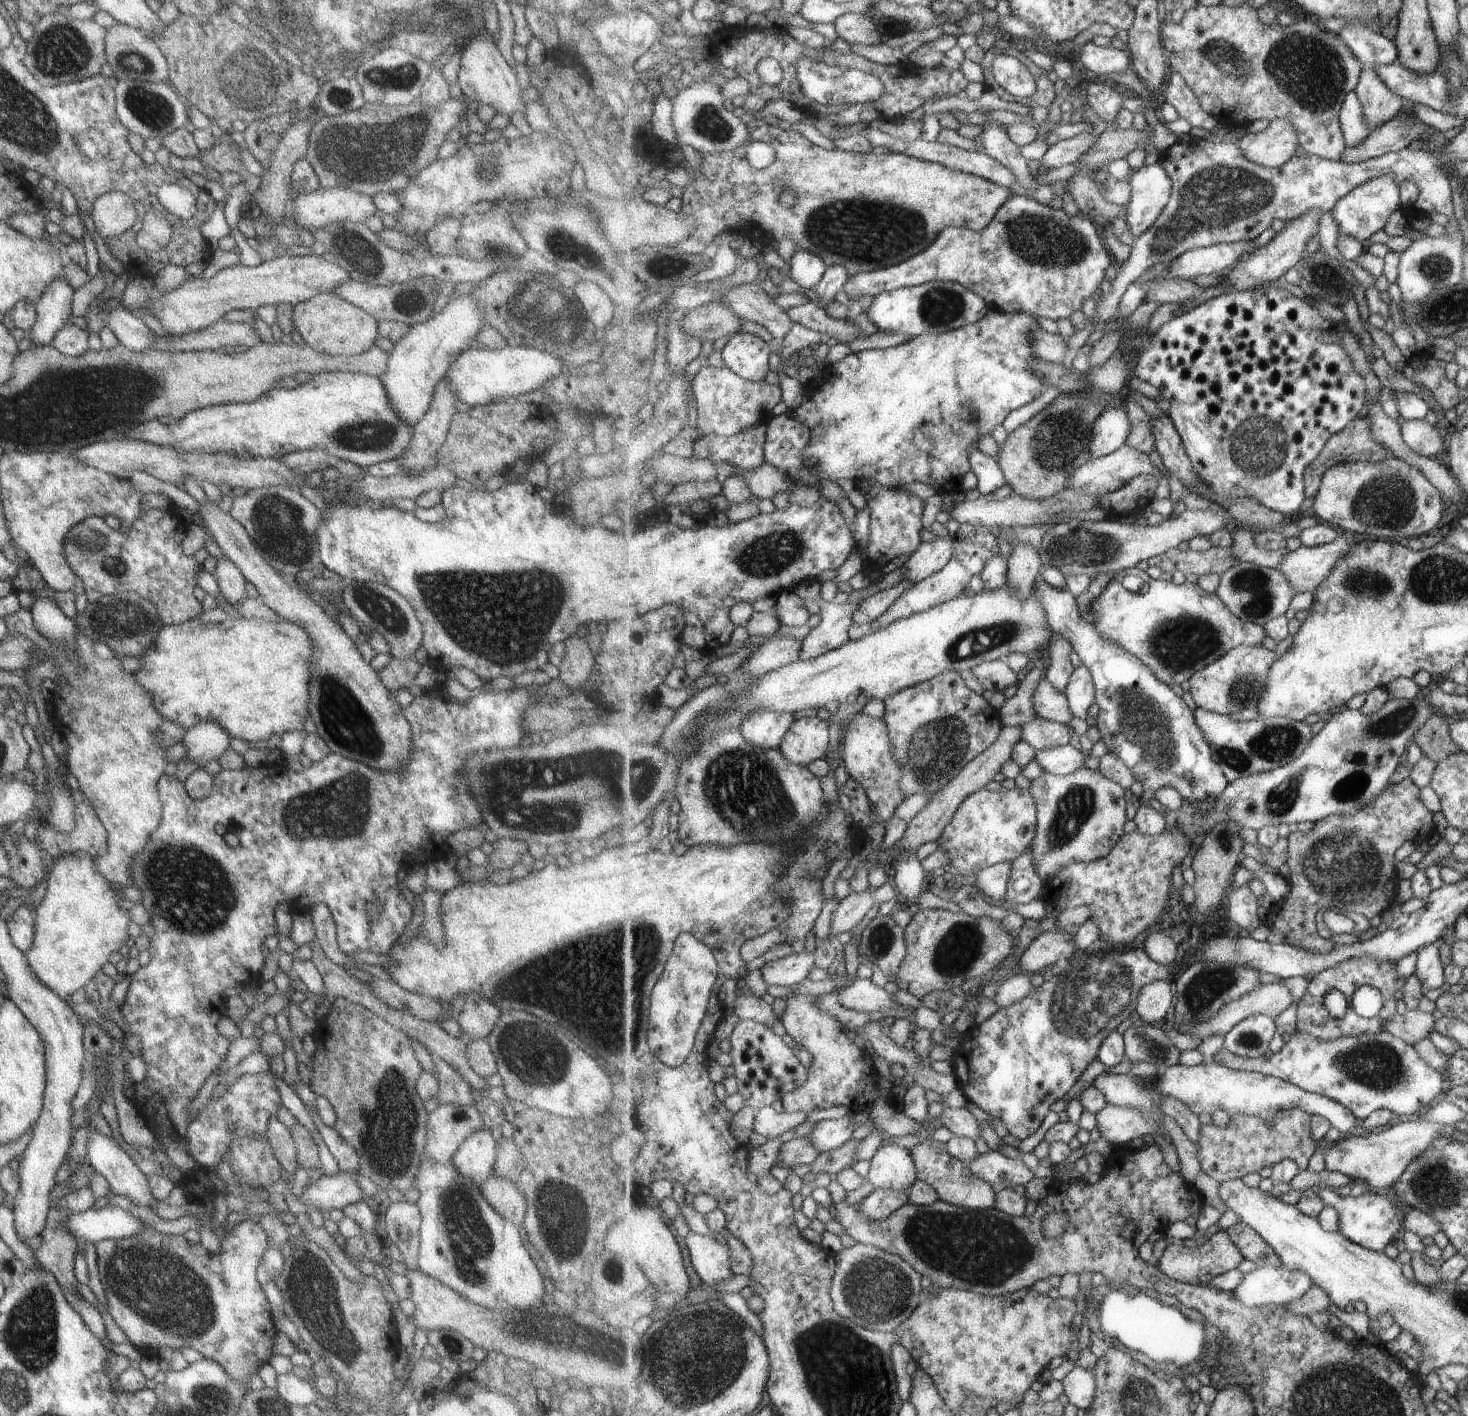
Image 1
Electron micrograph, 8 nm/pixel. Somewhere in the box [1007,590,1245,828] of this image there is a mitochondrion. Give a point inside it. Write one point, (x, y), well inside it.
(1147, 726)

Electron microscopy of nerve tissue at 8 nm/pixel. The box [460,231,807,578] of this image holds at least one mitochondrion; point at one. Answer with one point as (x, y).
(557, 322)

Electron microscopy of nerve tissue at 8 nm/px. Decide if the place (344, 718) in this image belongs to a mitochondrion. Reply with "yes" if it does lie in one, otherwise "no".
yes

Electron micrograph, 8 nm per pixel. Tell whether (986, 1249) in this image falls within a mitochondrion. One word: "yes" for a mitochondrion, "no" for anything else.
yes

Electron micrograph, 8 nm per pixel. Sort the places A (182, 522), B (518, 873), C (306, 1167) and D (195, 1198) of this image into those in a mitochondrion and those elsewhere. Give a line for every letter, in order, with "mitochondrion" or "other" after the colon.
A: other
B: other
C: other
D: other

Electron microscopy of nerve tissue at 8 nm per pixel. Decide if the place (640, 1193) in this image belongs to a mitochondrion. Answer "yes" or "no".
no

